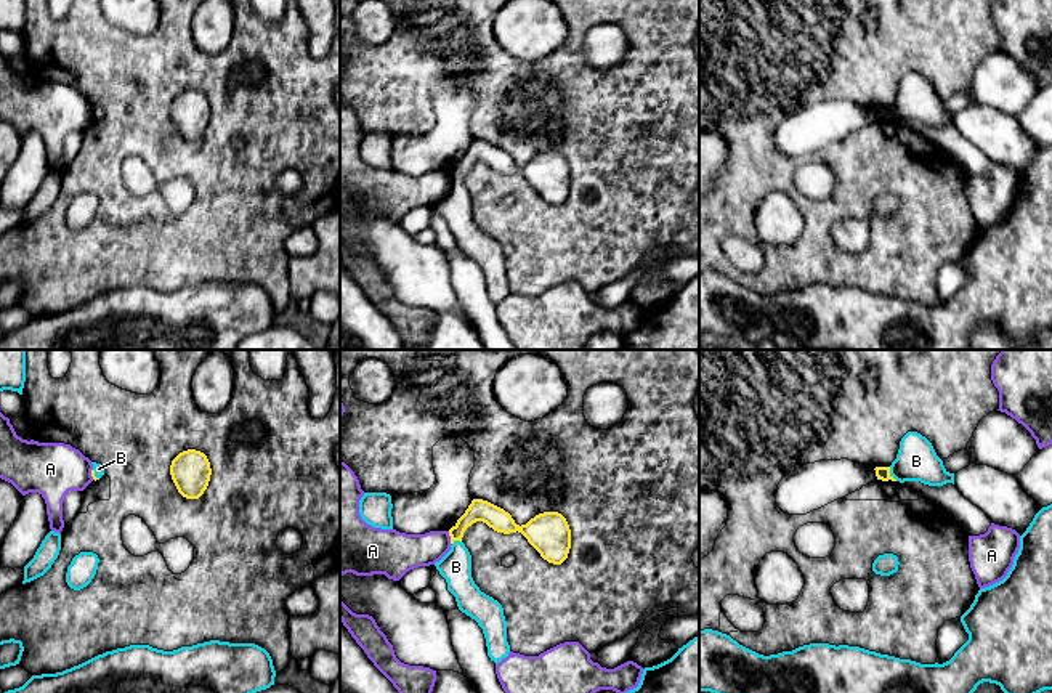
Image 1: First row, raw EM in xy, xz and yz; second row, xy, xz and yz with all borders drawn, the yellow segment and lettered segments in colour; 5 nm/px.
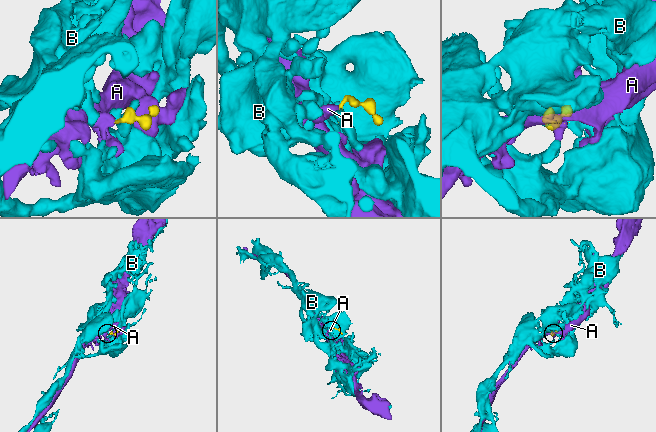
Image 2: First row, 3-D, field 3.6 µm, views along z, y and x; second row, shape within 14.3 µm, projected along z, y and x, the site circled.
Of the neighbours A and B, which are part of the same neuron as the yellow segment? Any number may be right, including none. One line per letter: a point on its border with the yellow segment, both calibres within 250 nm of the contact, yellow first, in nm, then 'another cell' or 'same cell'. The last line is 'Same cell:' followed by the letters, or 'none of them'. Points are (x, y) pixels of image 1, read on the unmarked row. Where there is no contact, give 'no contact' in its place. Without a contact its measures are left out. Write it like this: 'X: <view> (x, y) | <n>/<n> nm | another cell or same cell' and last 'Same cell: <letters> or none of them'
A: xz (451, 178) | 110/190 nm | another cell
B: yz (889, 114) | 70/200 nm | another cell
Same cell: none of them

